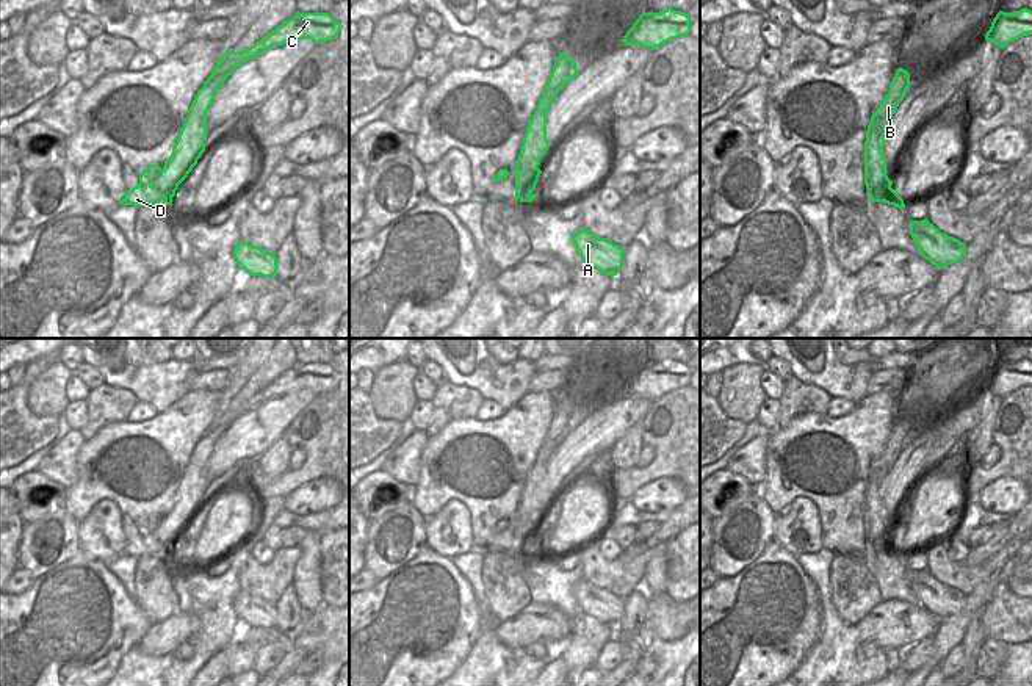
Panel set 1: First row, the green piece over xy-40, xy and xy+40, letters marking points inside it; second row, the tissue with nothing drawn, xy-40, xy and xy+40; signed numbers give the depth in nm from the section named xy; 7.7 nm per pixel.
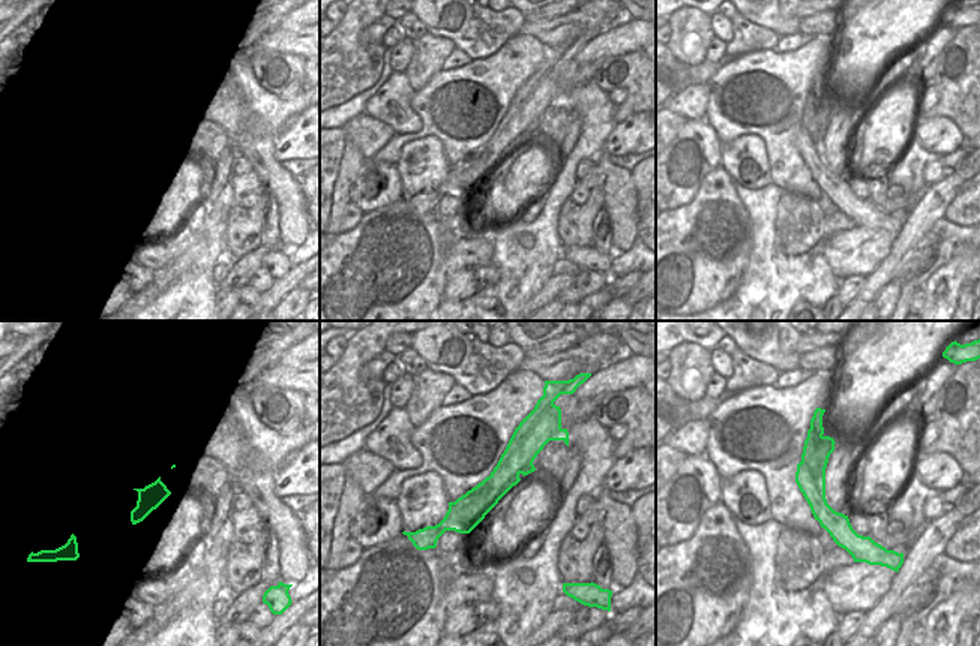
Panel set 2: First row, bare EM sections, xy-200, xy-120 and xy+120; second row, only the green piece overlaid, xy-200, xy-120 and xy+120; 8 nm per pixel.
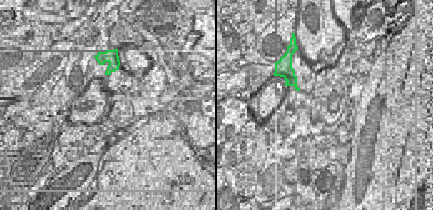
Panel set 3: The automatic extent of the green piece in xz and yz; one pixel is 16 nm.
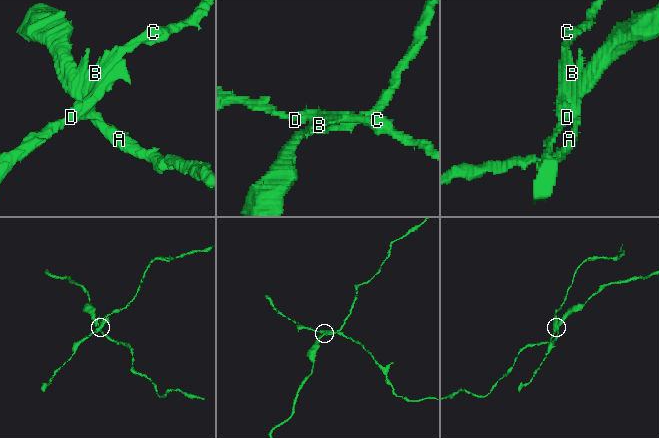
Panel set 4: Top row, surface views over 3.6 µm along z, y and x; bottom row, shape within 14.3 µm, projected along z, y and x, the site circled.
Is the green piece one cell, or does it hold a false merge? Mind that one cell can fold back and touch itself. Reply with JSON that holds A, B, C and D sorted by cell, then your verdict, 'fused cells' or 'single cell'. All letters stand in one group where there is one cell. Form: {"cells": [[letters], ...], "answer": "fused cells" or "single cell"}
{"cells": [["A"], ["B", "C", "D"]], "answer": "fused cells"}

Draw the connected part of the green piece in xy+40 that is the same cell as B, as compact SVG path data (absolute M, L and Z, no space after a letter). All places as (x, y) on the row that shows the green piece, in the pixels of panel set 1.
M899 67L893 77L893 81L889 85L889 91L885 97L885 100L877 108L877 124L880 128L880 144L885 146L886 138L886 125L891 121L893 114L896 113L899 103L904 100L905 94L910 88L910 74L908 70Z

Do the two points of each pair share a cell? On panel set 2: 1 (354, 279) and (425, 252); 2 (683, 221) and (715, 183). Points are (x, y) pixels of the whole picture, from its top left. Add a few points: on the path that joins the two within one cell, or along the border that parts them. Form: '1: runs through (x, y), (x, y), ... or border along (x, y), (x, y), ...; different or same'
1: runs through (372, 273), (389, 272), (407, 258); same
2: runs through (692, 213), (713, 192); same

